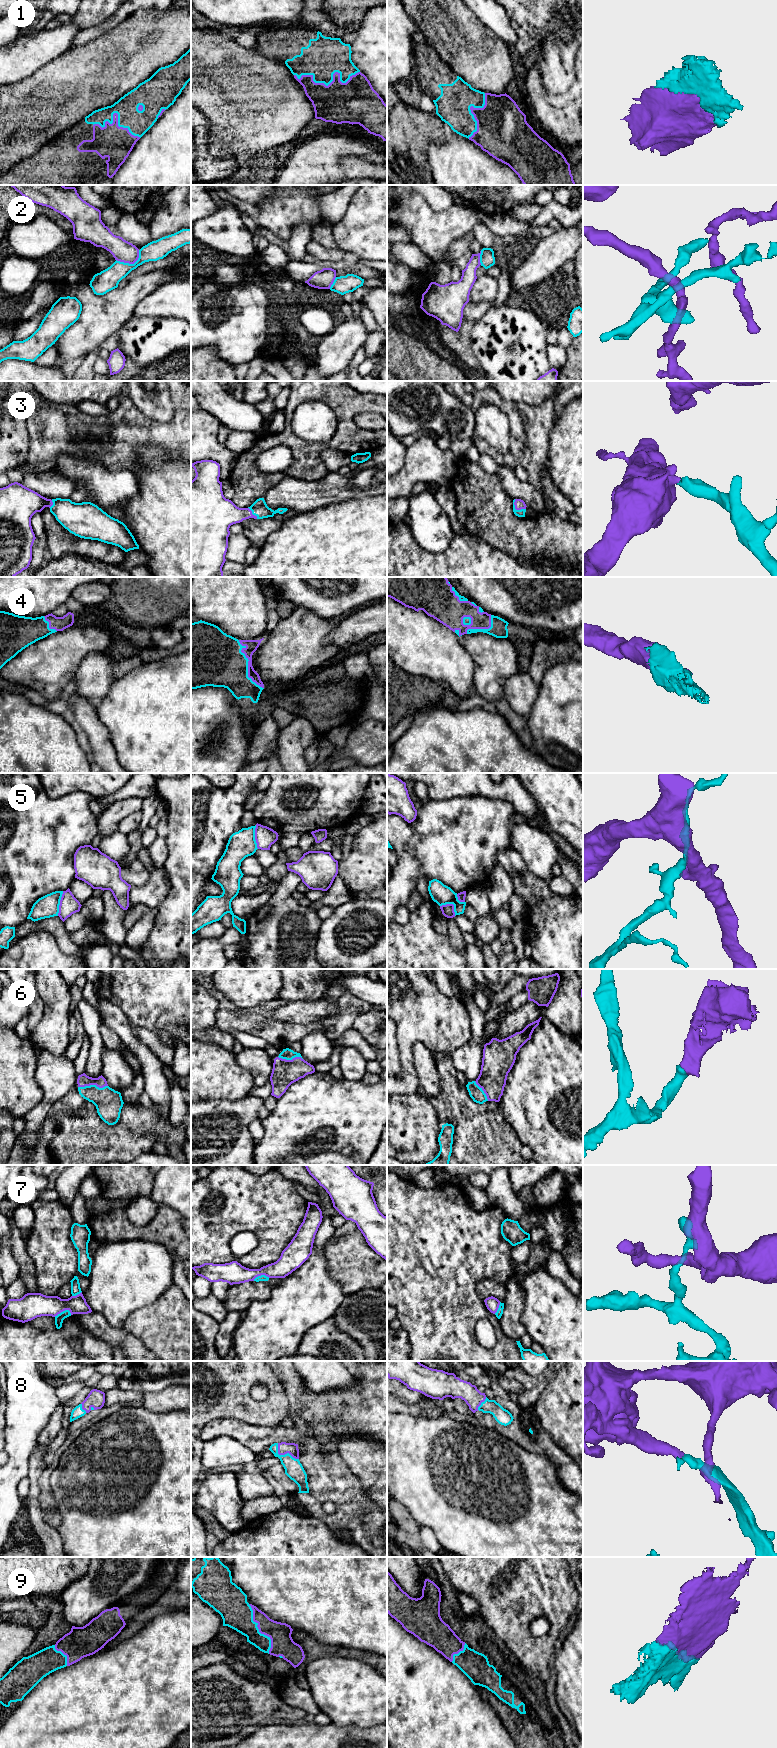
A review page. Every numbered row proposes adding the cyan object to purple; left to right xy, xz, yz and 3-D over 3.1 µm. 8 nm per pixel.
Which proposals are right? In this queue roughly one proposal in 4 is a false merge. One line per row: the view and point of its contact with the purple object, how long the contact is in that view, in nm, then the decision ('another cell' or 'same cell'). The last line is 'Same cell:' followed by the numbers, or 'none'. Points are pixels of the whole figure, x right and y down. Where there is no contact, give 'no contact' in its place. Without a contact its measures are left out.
1: contact xz (331, 82); length 550 nm; same cell
2: contact xy (131, 263); length 200 nm; another cell
3: contact yz (516, 509); length 130 nm; same cell
4: contact xz (248, 666); length 440 nm; same cell
5: contact xy (60, 903); length 200 nm; another cell
6: contact xy (92, 1084); length 240 nm; same cell
7: contact xy (62, 1311); length 150 nm; another cell
8: contact xz (283, 1454); length 220 nm; same cell
9: contact xz (259, 1630); length 440 nm; same cell
Same cell: 1, 3, 4, 6, 8, 9

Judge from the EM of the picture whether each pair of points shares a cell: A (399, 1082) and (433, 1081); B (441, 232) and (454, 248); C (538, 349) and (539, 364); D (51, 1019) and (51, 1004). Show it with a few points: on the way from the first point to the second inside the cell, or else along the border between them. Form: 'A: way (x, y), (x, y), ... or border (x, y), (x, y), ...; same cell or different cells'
A: border (412, 1059), (418, 1085); different cells
B: border (470, 230), (462, 237), (455, 239), (447, 250); different cells
C: way (536, 353), (536, 360); same cell
D: way (51, 1015), (51, 1008); same cell

